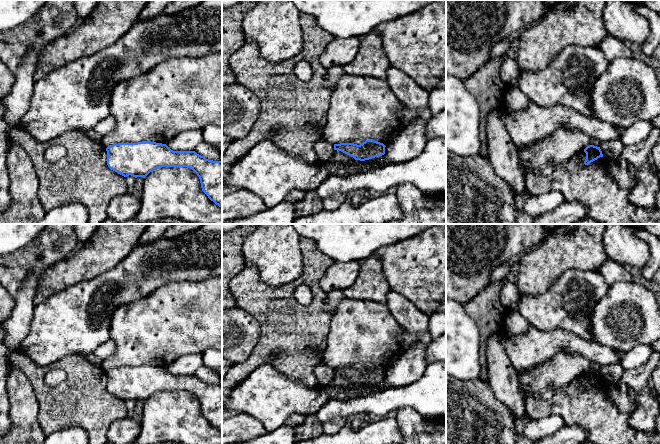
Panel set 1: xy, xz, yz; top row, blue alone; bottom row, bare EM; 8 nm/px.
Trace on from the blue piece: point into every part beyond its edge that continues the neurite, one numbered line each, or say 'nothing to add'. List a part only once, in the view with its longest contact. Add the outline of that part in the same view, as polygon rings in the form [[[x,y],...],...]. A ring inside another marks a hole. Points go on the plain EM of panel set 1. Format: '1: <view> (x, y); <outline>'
nothing to add

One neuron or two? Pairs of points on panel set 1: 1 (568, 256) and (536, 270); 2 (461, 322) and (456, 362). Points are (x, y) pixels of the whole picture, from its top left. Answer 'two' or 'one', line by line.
1: one
2: one

